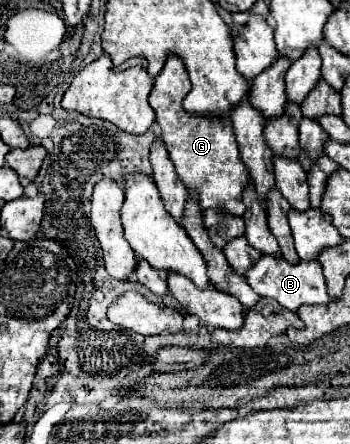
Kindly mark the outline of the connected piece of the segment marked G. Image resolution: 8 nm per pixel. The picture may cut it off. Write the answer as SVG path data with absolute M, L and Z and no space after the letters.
M172 54L164 64L162 72L154 82L150 94L150 106L156 112L156 122L162 128L162 140L176 166L180 180L188 190L198 190L200 206L206 210L210 206L224 208L232 216L242 216L246 206L242 202L242 190L248 186L248 172L244 162L240 162L238 144L234 138L232 122L224 116L198 116L184 112L182 100L188 94L188 74L184 62Z

